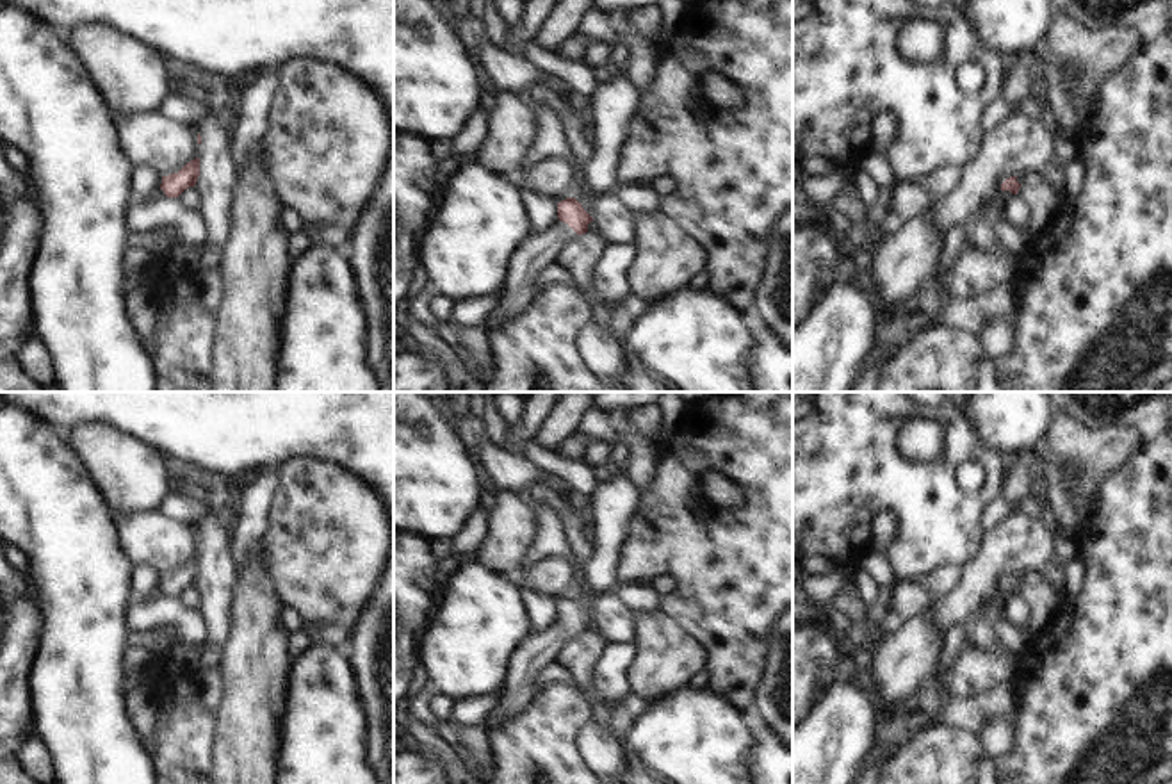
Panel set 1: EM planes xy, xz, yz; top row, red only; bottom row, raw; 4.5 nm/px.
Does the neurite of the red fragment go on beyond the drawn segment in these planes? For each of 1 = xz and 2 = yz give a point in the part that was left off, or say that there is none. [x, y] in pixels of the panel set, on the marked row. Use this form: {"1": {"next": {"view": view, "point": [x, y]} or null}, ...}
{"1": {"next": {"view": "xz", "point": [520, 293]}}, "2": {"next": {"view": "yz", "point": [1042, 198]}}}

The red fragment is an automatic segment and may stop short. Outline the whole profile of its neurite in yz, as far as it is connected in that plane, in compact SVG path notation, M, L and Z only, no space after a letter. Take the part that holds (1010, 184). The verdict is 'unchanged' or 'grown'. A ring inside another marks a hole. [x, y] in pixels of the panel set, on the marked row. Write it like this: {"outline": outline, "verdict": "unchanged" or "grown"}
{"outline": "M1028 175L1021 184L1017 176L1010 176L1001 184L1001 191L1019 194L1028 207L1030 225L1026 233L1031 242L1049 230L1058 207L1065 200L1060 187L1044 175Z", "verdict": "grown"}

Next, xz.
{"outline": "M575 198L558 203L559 221L540 235L531 235L515 255L508 285L499 294L497 306L486 319L490 335L520 319L538 299L536 282L540 274L554 262L559 262L565 248L588 232L593 217Z", "verdict": "grown"}

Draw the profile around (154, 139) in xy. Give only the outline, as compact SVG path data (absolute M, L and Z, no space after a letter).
M160 112L118 118L123 150L134 166L150 166L159 175L178 173L199 155L198 128L182 125Z

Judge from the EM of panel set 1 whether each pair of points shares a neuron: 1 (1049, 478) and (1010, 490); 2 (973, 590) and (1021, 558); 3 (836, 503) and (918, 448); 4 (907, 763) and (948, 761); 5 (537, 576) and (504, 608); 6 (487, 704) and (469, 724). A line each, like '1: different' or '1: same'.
1: same
2: same
3: different
4: same
5: different
6: same

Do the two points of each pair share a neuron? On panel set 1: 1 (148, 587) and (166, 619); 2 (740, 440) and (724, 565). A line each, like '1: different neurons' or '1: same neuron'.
1: different neurons
2: same neuron

